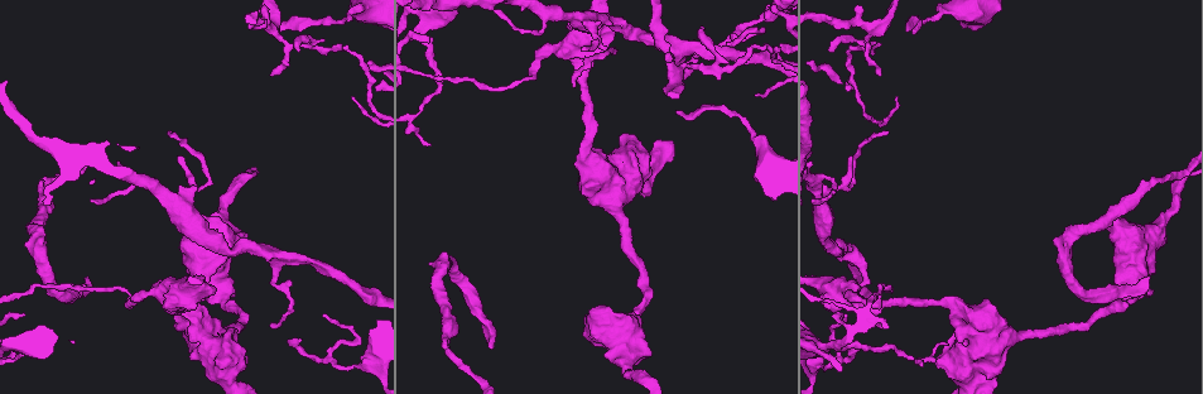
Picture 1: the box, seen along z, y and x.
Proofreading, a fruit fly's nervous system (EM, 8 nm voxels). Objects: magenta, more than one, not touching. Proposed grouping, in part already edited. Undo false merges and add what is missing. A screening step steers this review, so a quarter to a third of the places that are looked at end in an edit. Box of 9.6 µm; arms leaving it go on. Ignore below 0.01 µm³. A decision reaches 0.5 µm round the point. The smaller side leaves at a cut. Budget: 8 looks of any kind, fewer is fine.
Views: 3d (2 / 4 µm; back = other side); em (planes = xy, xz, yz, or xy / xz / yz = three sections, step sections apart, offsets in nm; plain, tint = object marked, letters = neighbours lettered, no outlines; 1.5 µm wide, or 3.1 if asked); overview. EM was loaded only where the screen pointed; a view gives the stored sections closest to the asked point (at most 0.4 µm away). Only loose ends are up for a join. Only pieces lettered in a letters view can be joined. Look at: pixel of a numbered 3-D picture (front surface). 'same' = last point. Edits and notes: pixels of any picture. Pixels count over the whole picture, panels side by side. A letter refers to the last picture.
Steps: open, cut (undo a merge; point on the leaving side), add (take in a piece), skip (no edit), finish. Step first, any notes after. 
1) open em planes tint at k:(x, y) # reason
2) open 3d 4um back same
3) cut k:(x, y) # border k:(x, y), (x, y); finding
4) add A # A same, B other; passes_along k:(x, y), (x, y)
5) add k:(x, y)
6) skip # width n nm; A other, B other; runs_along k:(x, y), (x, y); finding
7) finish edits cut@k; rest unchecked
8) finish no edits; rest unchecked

open em xy step 4 tint at 1:(828, 363) # abrupt turn

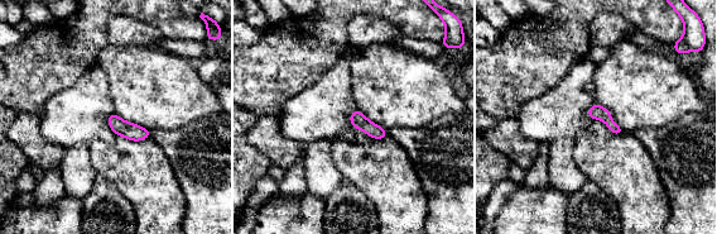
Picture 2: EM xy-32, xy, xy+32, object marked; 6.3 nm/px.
open em planes tint same

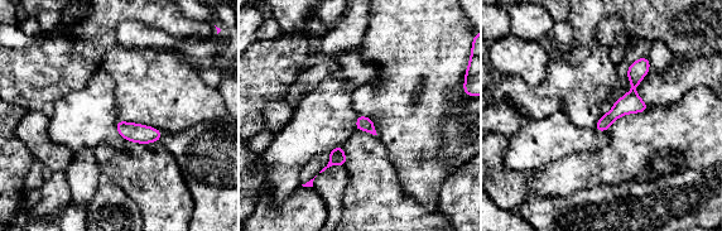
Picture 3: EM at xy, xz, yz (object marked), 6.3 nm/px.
open em planes letters same

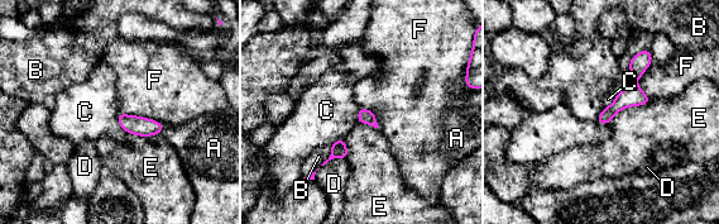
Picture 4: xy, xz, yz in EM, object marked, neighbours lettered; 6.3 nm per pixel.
skip # A other, B other, C other, D other, E other, F other; border 4:(651, 63), (637, 81), (650, 99); continuous, no second neuron

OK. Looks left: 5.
open em planes letters at 1:(574, 85) # an open end

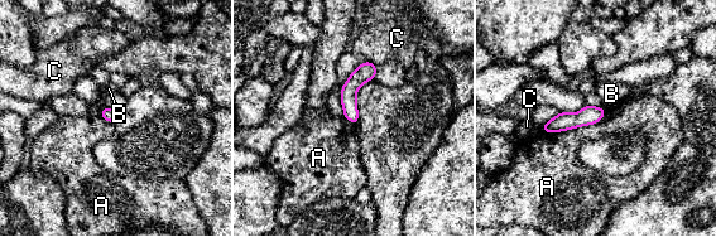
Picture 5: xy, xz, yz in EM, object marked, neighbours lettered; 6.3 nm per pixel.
skip # longest_contact A 440 nm; A other, B other, C other; runs_along 5:(601, 112), (566, 120), (546, 129); no lettered piece goes on from it

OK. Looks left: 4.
open 3d 4um at 1:(273, 29) # three-way junction

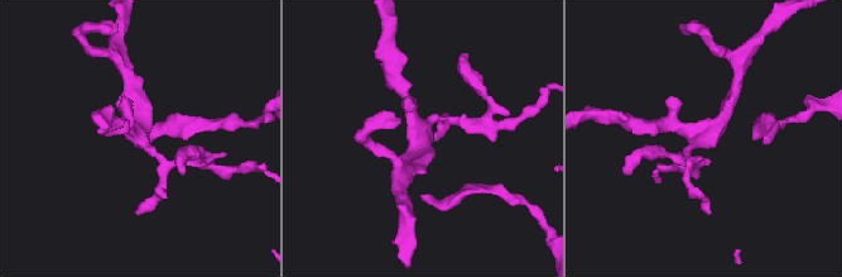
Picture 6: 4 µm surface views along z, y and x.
open em yz step 8 tint at 6:(140, 132) # need the tissue

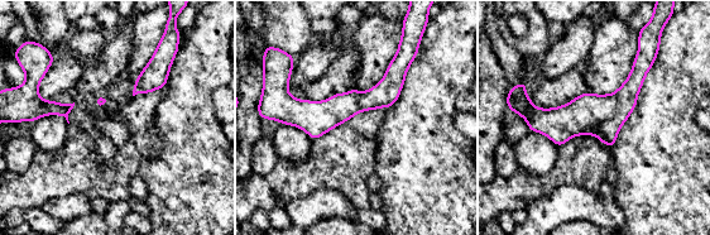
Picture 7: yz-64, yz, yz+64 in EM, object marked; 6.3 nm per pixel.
open em xy step 4 letters same # another direction

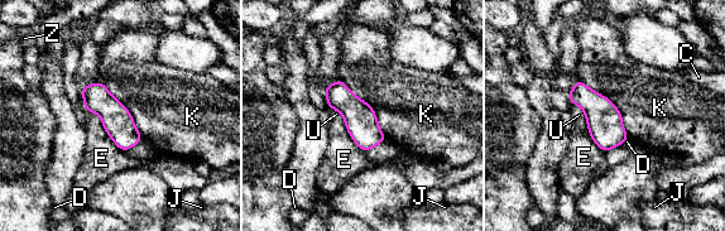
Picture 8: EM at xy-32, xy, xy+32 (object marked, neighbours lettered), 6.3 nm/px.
skip # width 190 nm; C other, D other, E other, J other, K other, U other, Z other; border 8:(576, 80), (617, 107), (628, 139); continuous, no second neuron

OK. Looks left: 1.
finish no edits; rest unchecked

